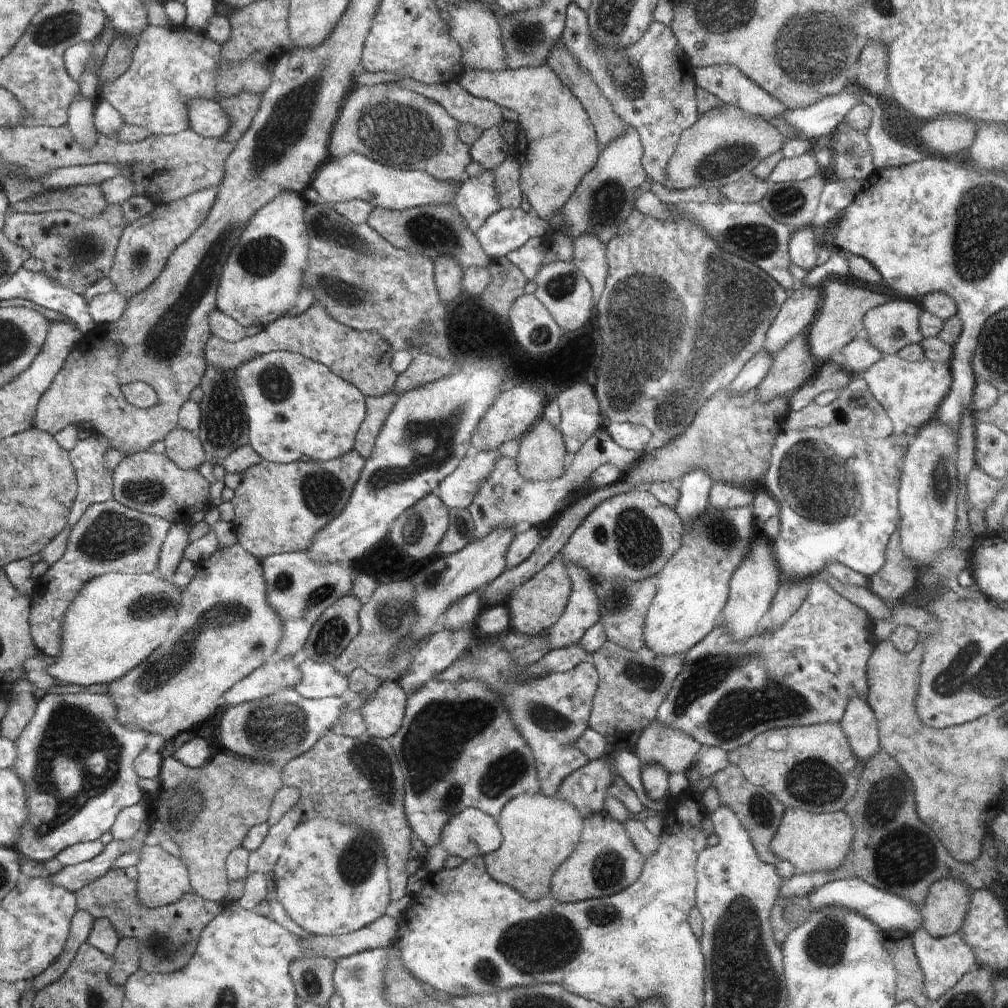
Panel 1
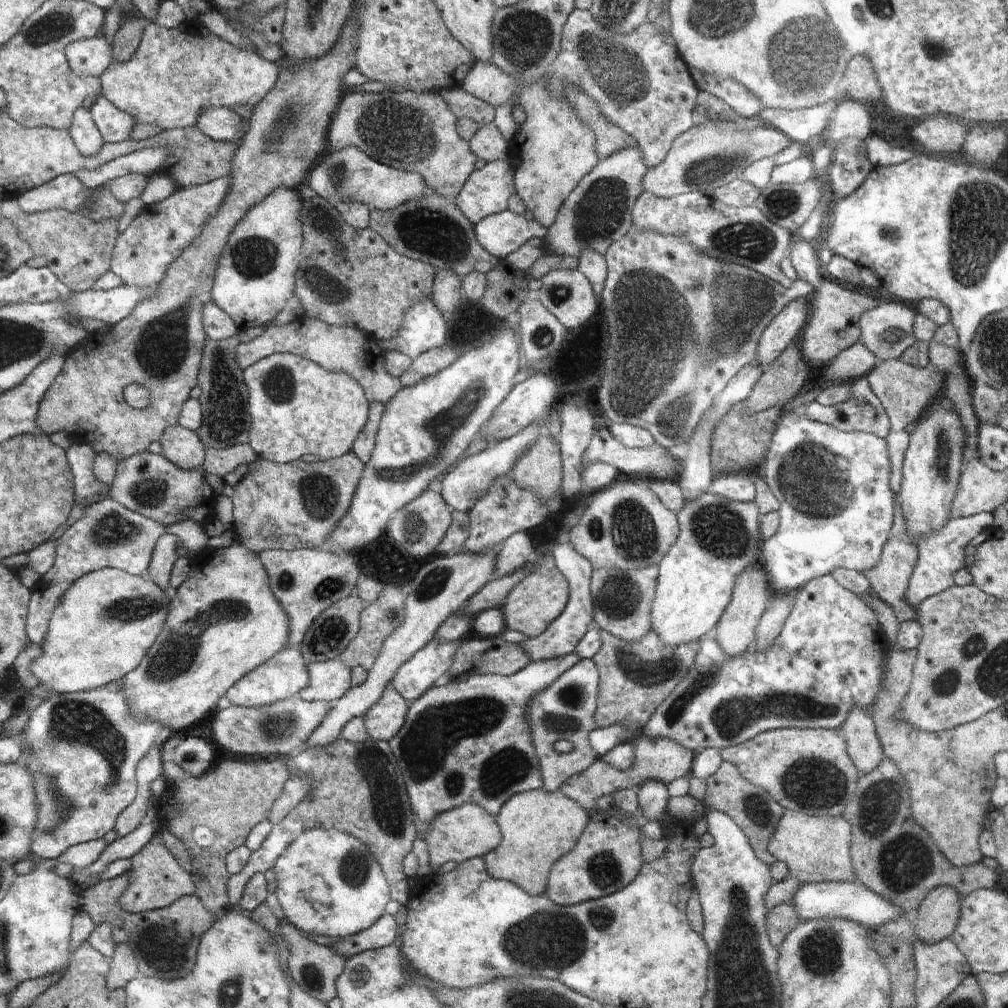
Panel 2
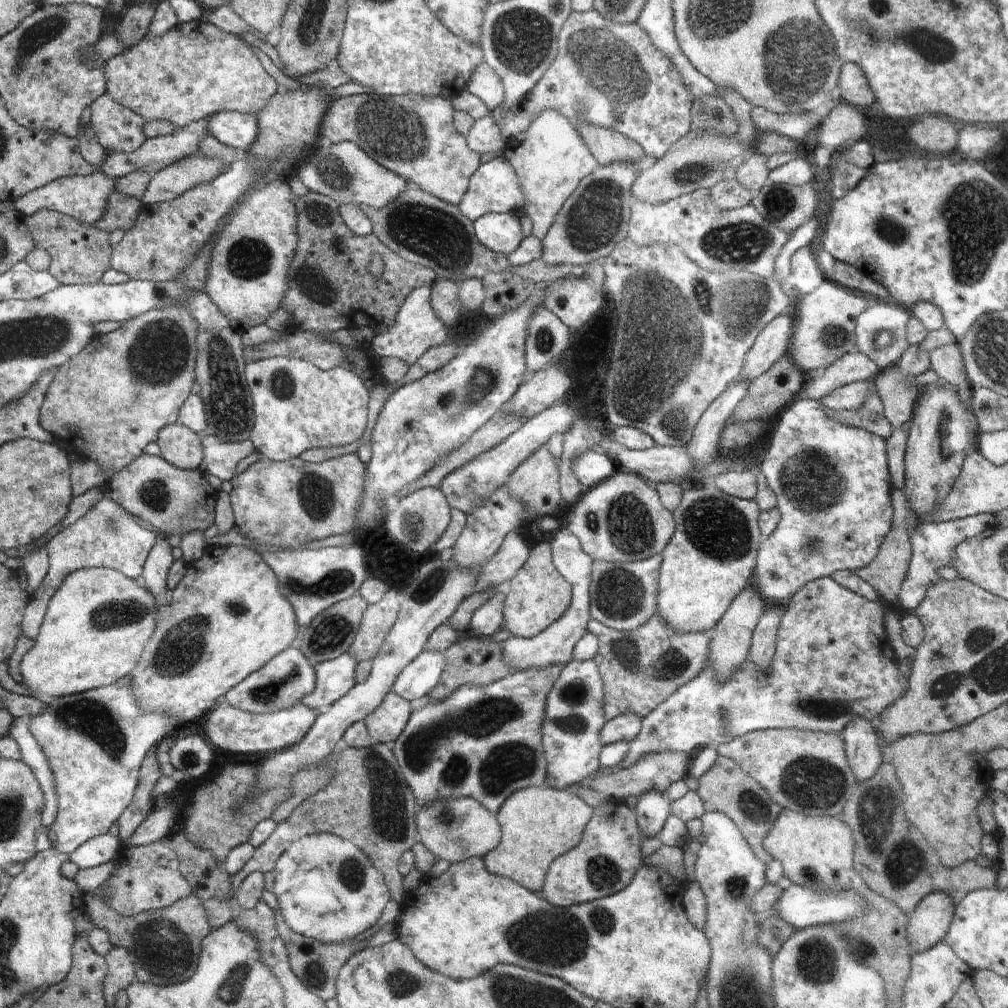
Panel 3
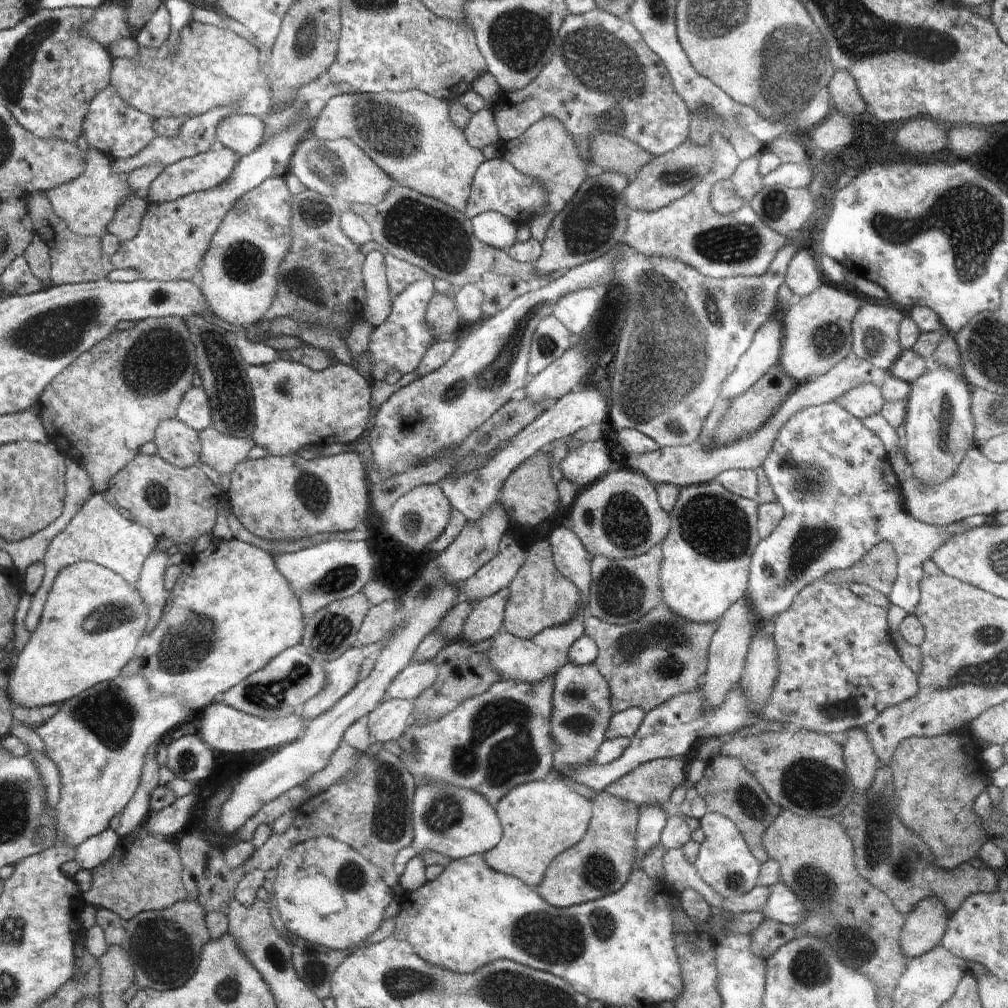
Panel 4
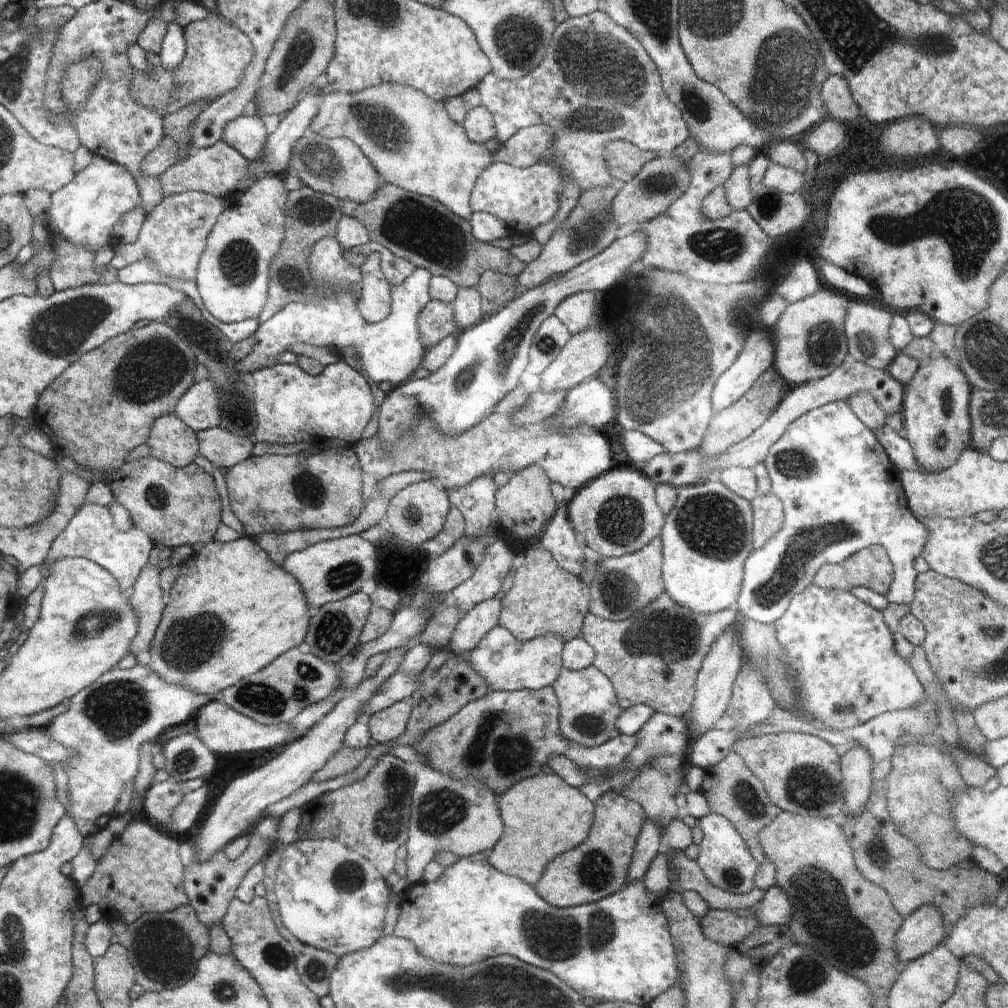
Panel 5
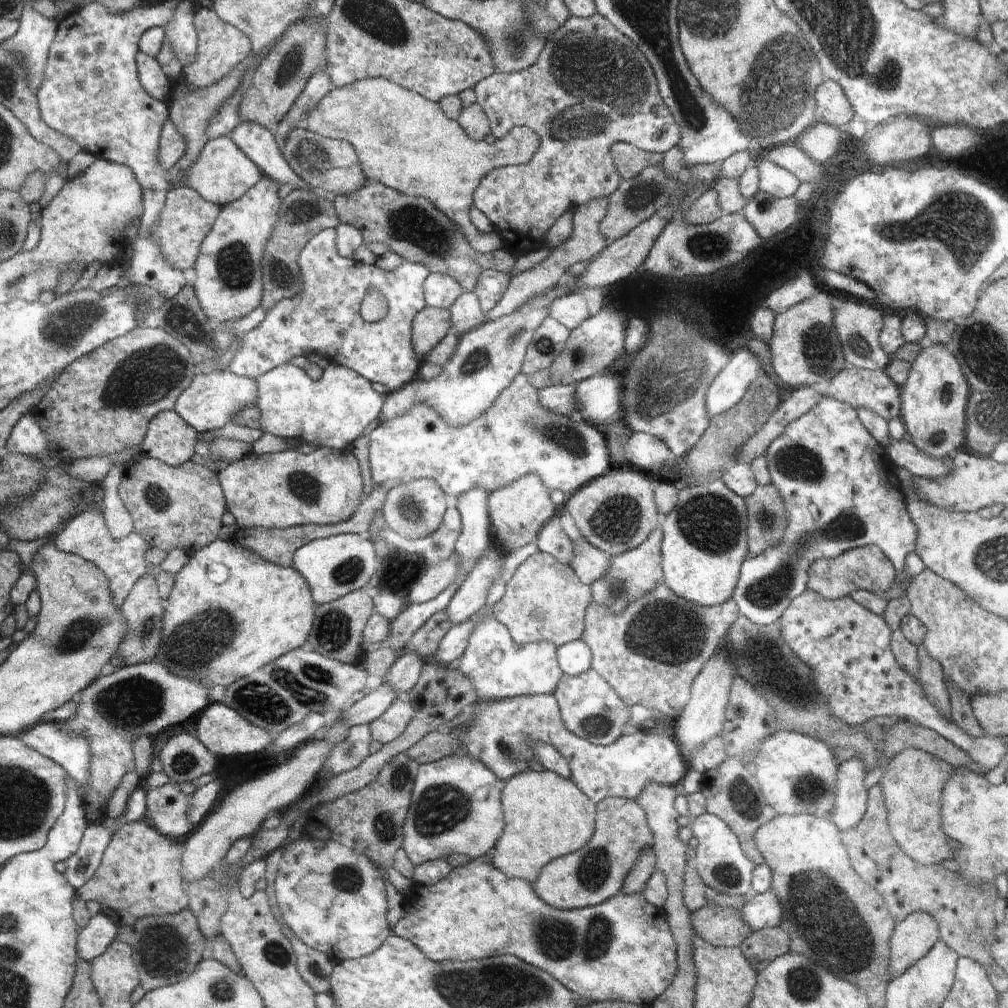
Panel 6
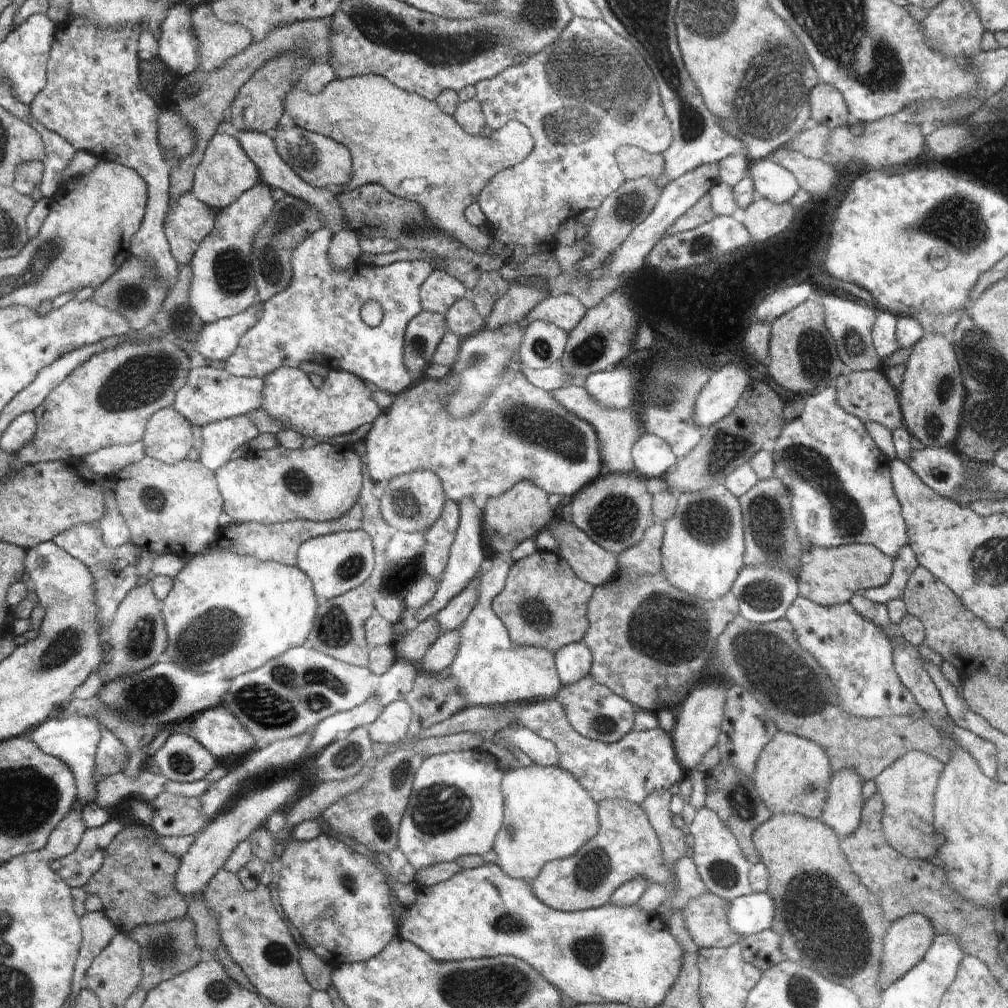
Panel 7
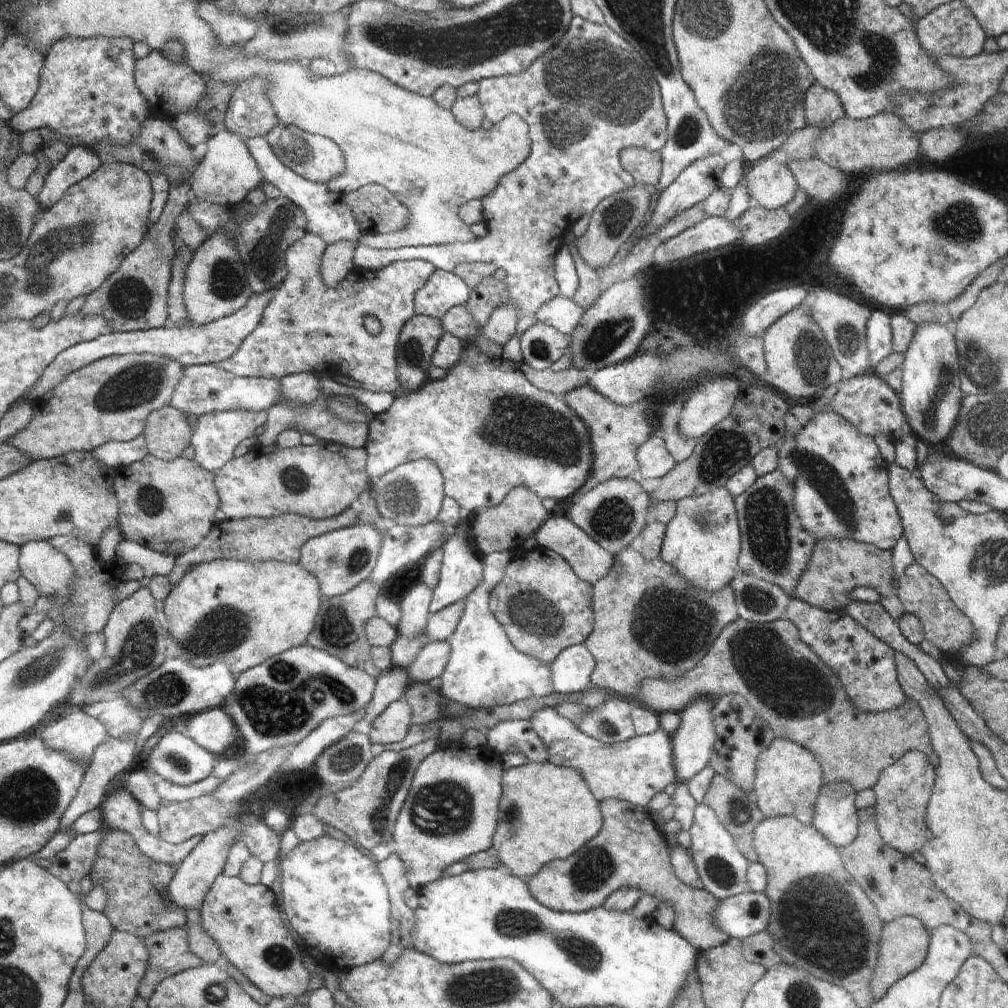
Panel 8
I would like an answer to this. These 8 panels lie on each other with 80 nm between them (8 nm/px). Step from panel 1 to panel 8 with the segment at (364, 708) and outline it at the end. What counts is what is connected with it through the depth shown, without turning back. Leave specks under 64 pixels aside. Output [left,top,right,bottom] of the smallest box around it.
[368,700,412,744]

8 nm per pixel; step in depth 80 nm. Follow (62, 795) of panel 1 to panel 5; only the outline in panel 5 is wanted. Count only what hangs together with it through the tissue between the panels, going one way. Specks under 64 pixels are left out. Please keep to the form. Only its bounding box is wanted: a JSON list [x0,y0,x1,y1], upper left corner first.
[44,665,212,838]

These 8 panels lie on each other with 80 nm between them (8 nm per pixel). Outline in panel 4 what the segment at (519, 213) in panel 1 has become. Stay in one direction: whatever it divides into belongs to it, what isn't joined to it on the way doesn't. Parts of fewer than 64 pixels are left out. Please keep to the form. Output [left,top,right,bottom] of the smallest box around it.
[471,212,517,251]

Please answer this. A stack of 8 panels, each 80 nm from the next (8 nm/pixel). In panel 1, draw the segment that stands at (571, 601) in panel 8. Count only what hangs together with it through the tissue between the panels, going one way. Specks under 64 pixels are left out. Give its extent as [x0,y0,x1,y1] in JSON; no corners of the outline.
[506,558,572,636]

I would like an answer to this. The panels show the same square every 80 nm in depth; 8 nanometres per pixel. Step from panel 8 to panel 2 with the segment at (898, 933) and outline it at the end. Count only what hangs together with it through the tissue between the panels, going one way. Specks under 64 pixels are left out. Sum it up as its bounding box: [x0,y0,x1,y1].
[912,885,961,944]

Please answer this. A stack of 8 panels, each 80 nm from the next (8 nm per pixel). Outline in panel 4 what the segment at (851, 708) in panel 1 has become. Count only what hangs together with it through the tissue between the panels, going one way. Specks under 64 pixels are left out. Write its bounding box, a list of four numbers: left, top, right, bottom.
[841,728,880,793]

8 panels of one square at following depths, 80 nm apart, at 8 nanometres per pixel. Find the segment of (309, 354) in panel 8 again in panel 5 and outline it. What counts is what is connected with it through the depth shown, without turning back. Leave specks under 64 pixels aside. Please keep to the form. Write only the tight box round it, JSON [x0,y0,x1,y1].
[236,237,432,386]

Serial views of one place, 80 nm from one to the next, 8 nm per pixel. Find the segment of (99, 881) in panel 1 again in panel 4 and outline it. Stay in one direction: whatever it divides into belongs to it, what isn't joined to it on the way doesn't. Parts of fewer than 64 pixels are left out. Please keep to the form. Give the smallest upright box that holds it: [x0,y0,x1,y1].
[96,899,211,991]

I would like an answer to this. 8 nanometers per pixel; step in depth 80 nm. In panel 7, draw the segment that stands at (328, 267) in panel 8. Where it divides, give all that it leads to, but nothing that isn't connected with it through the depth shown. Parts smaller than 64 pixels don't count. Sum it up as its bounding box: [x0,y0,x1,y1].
[328,229,360,269]

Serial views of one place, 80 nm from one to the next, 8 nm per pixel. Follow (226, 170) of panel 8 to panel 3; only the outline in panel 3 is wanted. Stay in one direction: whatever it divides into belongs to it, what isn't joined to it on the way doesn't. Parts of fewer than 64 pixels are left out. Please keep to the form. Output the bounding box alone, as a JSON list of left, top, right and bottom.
[140,156,223,205]

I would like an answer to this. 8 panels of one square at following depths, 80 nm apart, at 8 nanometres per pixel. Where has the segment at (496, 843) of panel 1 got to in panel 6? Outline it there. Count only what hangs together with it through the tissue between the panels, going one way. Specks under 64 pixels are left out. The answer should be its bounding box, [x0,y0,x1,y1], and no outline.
[403,756,504,868]

